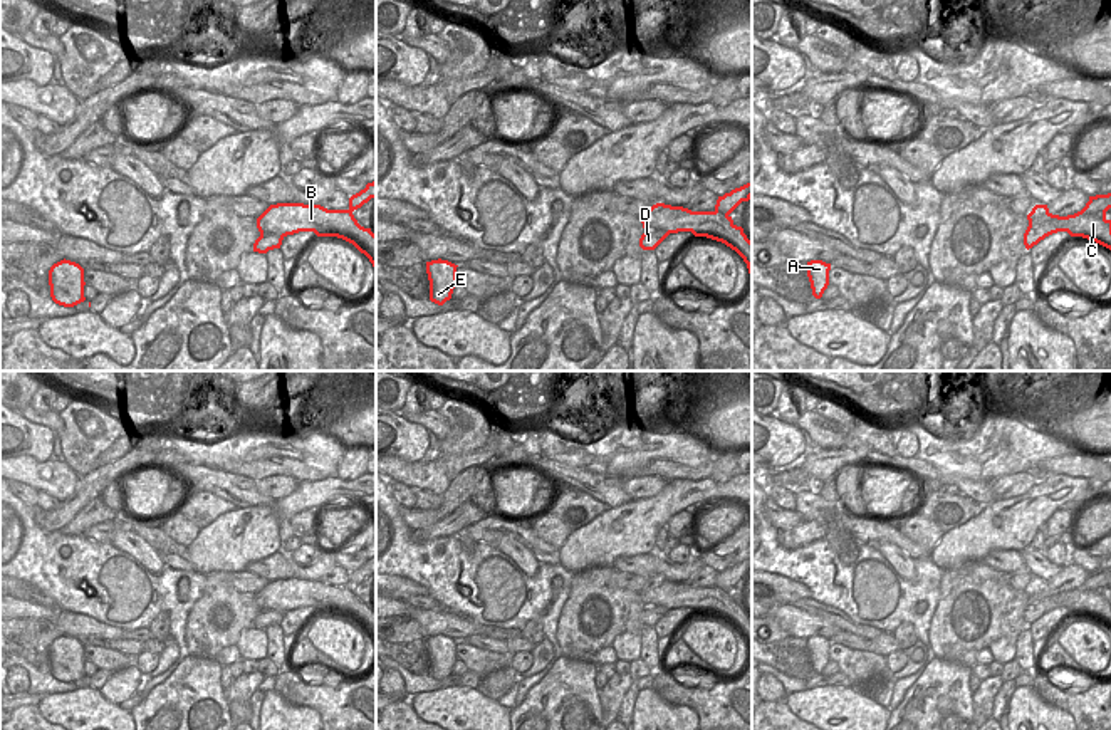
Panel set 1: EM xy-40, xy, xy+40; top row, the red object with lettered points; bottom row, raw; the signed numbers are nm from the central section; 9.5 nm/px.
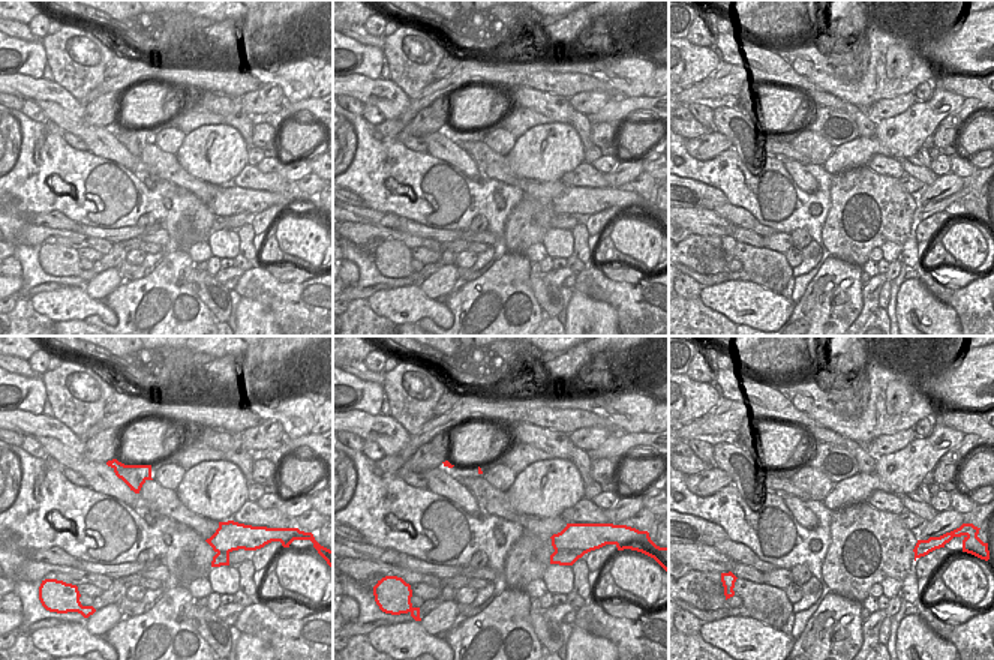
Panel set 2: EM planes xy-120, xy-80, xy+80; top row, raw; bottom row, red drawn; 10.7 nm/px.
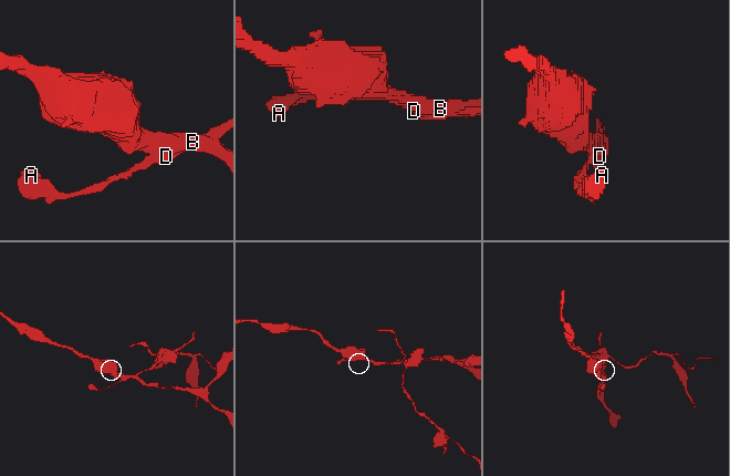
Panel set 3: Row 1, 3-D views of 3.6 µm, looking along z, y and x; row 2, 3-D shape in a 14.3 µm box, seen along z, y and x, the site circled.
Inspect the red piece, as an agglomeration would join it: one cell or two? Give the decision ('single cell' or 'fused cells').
fused cells

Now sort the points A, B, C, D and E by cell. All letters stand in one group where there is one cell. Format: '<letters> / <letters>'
A D E / B C

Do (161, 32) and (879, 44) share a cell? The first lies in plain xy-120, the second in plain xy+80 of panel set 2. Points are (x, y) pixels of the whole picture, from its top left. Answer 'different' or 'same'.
different

